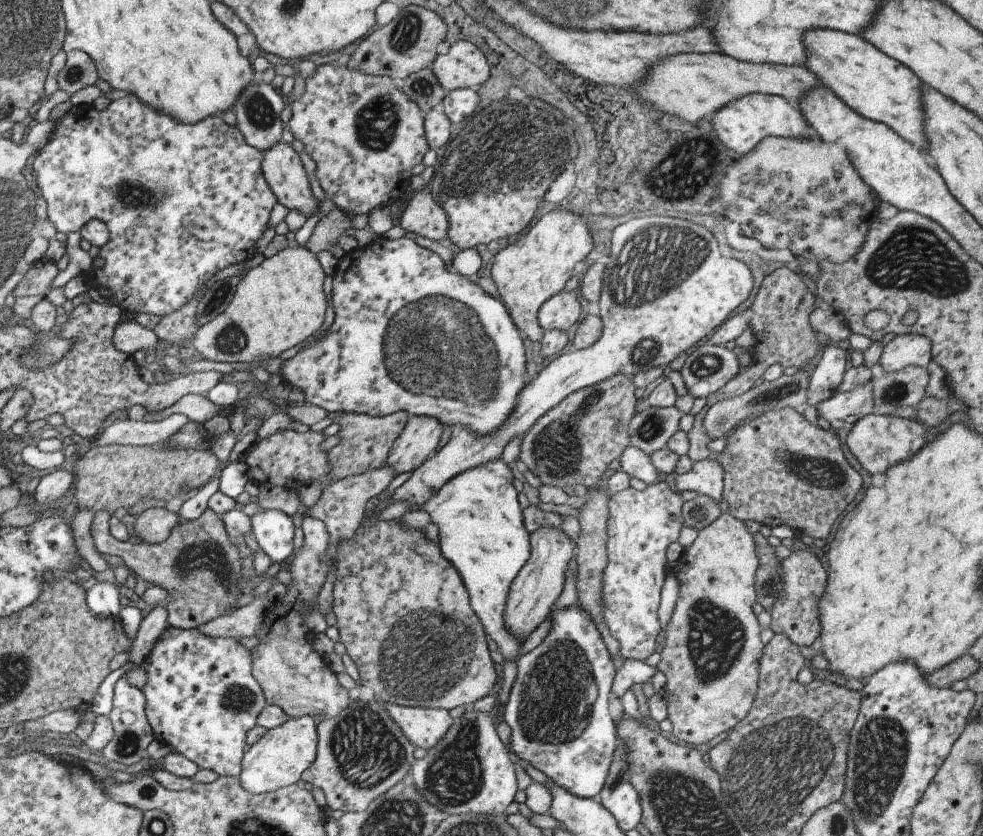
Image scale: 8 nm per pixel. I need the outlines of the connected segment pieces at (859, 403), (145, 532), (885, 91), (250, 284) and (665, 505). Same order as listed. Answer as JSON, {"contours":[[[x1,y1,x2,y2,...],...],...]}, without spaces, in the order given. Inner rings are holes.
{"contours":[[[872,378,866,384,857,386,855,389,836,392,832,398,816,407,818,417,825,418,829,422,839,418,844,420,850,414,859,417,872,415,875,412,875,388]],[[152,507,142,512,135,524,132,541,157,545,165,541,172,532,174,525,179,521,177,514,172,514,168,509]],[[832,29,803,32,805,66,841,101,858,114,883,122,922,152,927,150,923,133,920,80,907,66,890,58,862,37]],[[298,246,286,247,272,257,262,258,257,267,242,276,229,305,212,322,197,330,193,340,196,350,202,353,204,359,216,362,253,363,280,357,286,350,317,335,328,324,329,317,325,313,328,304,322,287,326,276,316,257,313,252]],[[666,481,638,491,633,487,614,493,607,502,607,565,603,574,604,618,620,642,624,659,649,658,663,634,658,618,661,590,669,572,666,550,676,542,683,526,681,496]]]}

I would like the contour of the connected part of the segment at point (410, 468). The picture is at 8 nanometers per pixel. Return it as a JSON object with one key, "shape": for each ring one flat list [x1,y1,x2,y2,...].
{"shape":[[409,416,407,426,404,427,400,436,396,438,392,445,391,452,388,453,384,466,391,467,397,476,404,472,414,472,430,458,430,454,436,450,440,438,442,438,442,423,432,417]]}

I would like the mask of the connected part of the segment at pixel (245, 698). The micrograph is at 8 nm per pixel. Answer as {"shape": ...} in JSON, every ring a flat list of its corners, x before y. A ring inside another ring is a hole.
{"shape":[[168,626,162,634,155,640,153,649,142,662,148,678,146,684,140,689,145,696,145,713,153,728,155,739,169,745,174,752,180,753,188,760,195,762,200,769,208,768,214,770,220,777,239,777,241,773,241,762,246,748,246,739,249,730,252,730,257,724,257,718,261,710,267,705,263,690,260,688,258,681,253,675,253,658,252,651,244,647,236,637,220,638,219,636,210,636,204,634,200,629,183,629]]}

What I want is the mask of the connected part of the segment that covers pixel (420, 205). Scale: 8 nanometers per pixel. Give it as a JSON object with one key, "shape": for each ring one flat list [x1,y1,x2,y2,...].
{"shape":[[430,188,414,194,402,214,399,225,406,232,423,236,428,243,445,242,448,239,448,215,435,201]]}

